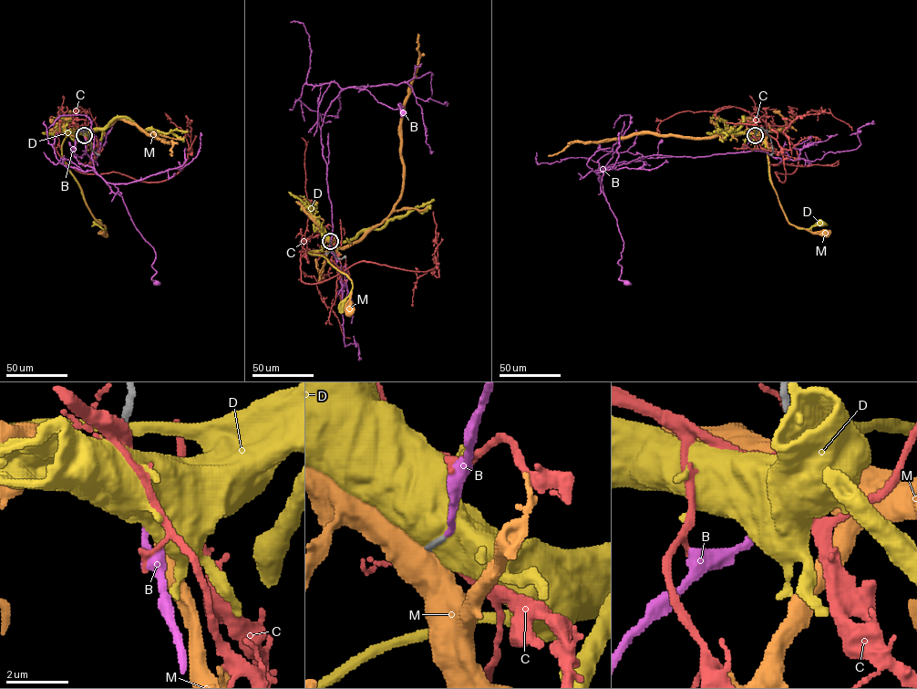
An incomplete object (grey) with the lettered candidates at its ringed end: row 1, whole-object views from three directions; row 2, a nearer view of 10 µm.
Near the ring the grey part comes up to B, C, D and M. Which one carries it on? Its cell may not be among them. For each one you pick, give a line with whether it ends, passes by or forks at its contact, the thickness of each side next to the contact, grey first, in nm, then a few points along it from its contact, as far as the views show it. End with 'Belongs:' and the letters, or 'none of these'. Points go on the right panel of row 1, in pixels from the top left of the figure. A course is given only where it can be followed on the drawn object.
B: It ends there. Thickness 190 nm (grey) against 180 nm. Its course: (755, 135), (743, 151), (642, 156), (605, 170), (603, 194), (623, 242), (619, 279), (627, 283)
Belongs: B

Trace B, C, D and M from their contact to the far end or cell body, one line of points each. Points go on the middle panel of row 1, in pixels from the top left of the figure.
B: (330, 241), (331, 203), (321, 127), (330, 103), (353, 87), (365, 88), (393, 109), (401, 104), (403, 112)
C: (330, 241), (305, 241), (301, 280), (364, 261), (437, 266), (412, 306)
D: (330, 241), (333, 244), (308, 252), (322, 255), (351, 281), (352, 289), (345, 307)
M: (330, 242), (328, 250), (308, 253), (323, 256), (351, 279), (350, 311)

